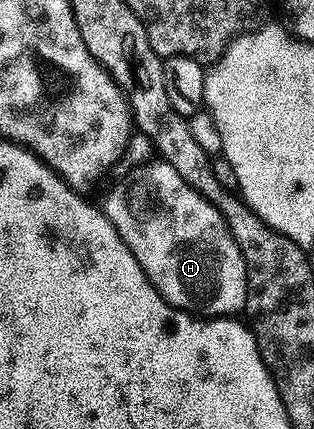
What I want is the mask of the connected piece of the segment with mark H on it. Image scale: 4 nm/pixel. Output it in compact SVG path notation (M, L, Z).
M155 161L155 163L146 163L143 167L138 167L135 171L128 172L127 175L107 193L104 210L108 221L112 221L116 233L120 233L124 245L128 245L128 249L132 249L132 257L136 257L136 261L140 261L140 269L144 269L148 281L152 281L152 285L157 289L158 294L161 295L163 299L167 299L173 307L178 307L181 311L189 311L199 317L234 317L245 308L246 262L240 253L240 249L236 245L236 241L232 237L232 233L228 229L228 225L224 221L224 217L205 197L200 193L196 193L196 189L192 189L192 185L188 185L188 181L184 181L184 177L180 177L180 173L176 173L176 169L172 169L172 165Z

